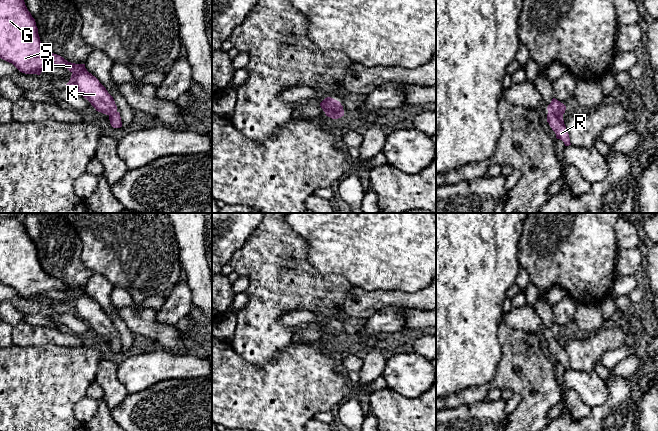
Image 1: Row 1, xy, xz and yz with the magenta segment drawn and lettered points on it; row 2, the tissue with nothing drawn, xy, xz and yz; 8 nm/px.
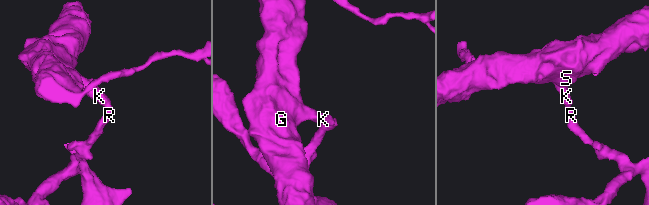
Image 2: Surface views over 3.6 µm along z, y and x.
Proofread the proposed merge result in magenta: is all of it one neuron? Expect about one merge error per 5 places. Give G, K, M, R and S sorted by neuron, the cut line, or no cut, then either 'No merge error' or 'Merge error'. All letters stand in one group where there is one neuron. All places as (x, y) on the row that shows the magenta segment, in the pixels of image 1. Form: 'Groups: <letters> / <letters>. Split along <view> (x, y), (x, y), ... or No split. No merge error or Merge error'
Groups: G K M R S. No split. No merge error

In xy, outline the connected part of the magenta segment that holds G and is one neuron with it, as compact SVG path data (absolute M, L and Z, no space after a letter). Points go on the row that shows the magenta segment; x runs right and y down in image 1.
M0 0L0 58L12 63L20 72L37 74L51 66L65 66L71 73L71 78L66 84L77 93L86 98L96 111L109 116L113 128L122 127L120 113L113 97L99 80L87 71L85 64L68 62L60 55L49 52L40 41L35 19L28 11L24 0Z

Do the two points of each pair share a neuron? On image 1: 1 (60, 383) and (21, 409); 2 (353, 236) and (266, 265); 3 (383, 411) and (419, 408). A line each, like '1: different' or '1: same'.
1: same
2: different
3: same

